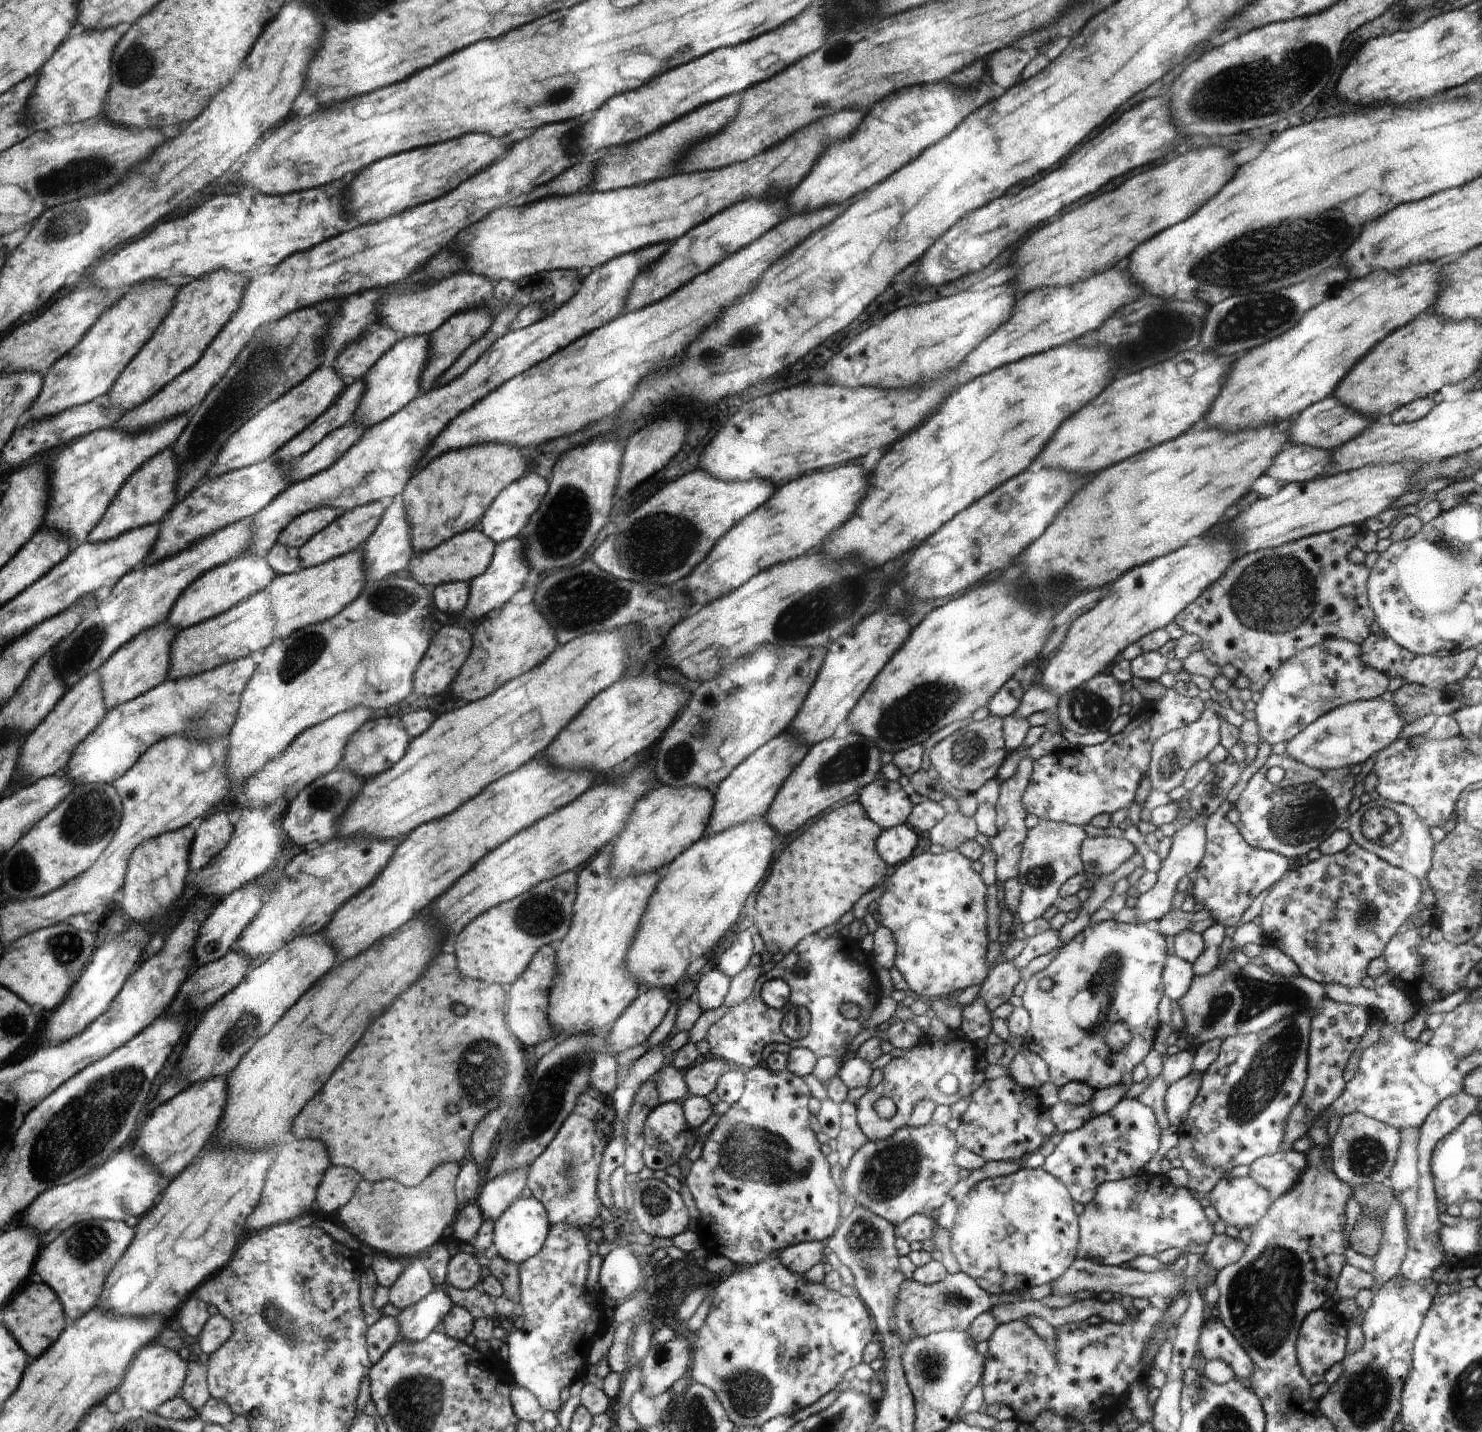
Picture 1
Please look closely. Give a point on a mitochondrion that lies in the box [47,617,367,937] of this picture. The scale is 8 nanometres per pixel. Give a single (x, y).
(91, 817)

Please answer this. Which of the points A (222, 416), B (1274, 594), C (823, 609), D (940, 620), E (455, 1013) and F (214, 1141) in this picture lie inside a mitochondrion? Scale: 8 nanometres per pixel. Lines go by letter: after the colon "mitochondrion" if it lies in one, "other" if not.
A: mitochondrion
B: mitochondrion
C: mitochondrion
D: other
E: other
F: other

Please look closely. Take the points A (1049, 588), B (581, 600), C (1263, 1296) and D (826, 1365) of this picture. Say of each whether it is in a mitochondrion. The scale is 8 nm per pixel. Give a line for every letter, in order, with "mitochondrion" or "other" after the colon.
A: mitochondrion
B: mitochondrion
C: mitochondrion
D: other

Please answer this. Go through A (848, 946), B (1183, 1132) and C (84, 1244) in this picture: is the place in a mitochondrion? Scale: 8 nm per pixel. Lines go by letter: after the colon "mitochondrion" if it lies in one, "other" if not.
A: other
B: other
C: mitochondrion

